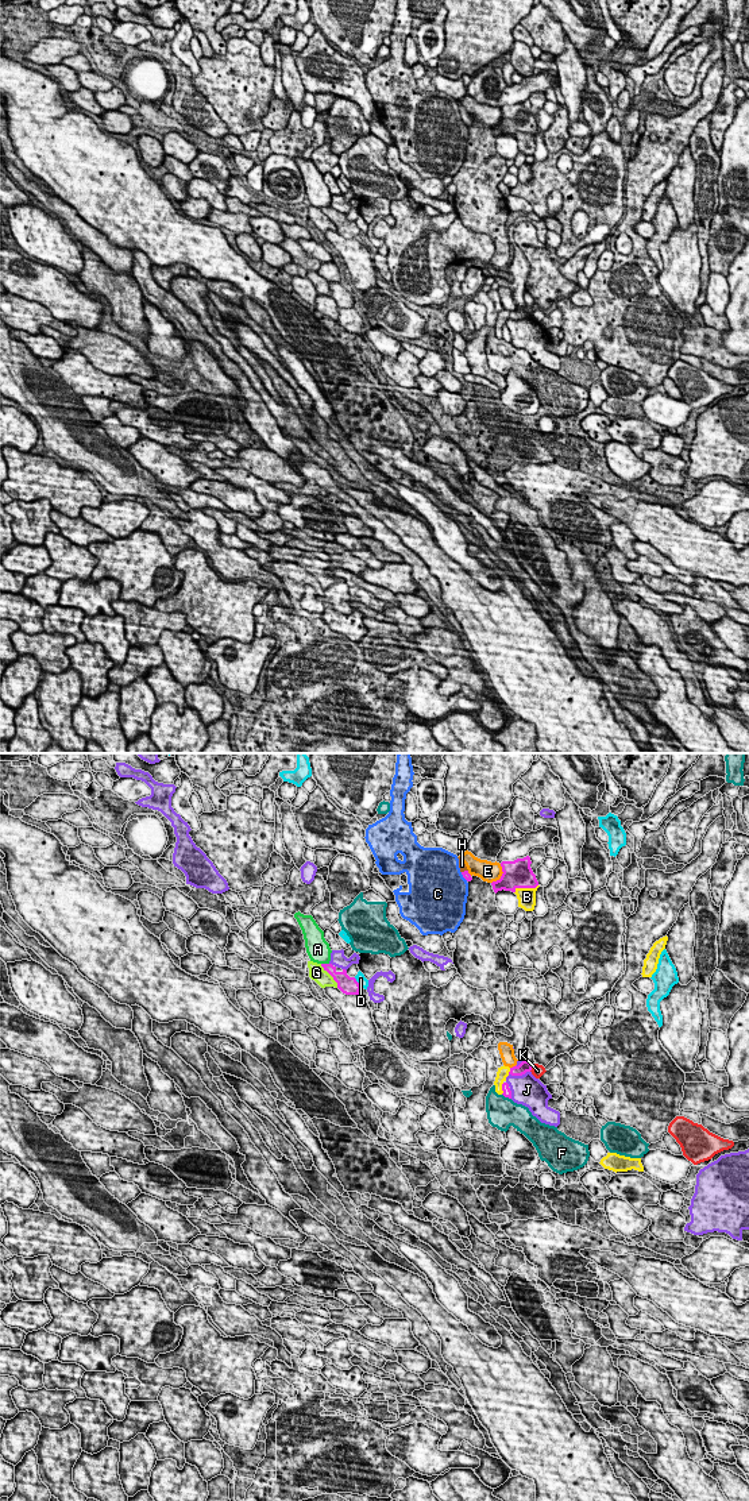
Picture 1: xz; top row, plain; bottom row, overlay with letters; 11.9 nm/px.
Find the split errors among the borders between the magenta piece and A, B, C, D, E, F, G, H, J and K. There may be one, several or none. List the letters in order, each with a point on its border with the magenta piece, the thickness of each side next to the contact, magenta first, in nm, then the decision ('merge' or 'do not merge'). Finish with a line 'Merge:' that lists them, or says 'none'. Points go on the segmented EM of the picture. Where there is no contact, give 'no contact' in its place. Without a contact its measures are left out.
A: xz (325, 964) | 160/280 nm | do not merge
B: xz (525, 887) | 340/220 nm | do not merge
C: xz (463, 876) | 90/500 nm | do not merge
D: xz (358, 983) | 220/120 nm | do not merge
E: xz (502, 875) | 340/240 nm | do not merge
F: xz (506, 1096) | 100/380 nm | do not merge
G: xz (331, 975) | 220/190 nm | do not merge
H: xz (464, 871) | 90/90 nm | merge
J: xz (518, 1075) | 140/360 nm | do not merge
K: xz (532, 1067) | 140/160 nm | do not merge
Merge: H

